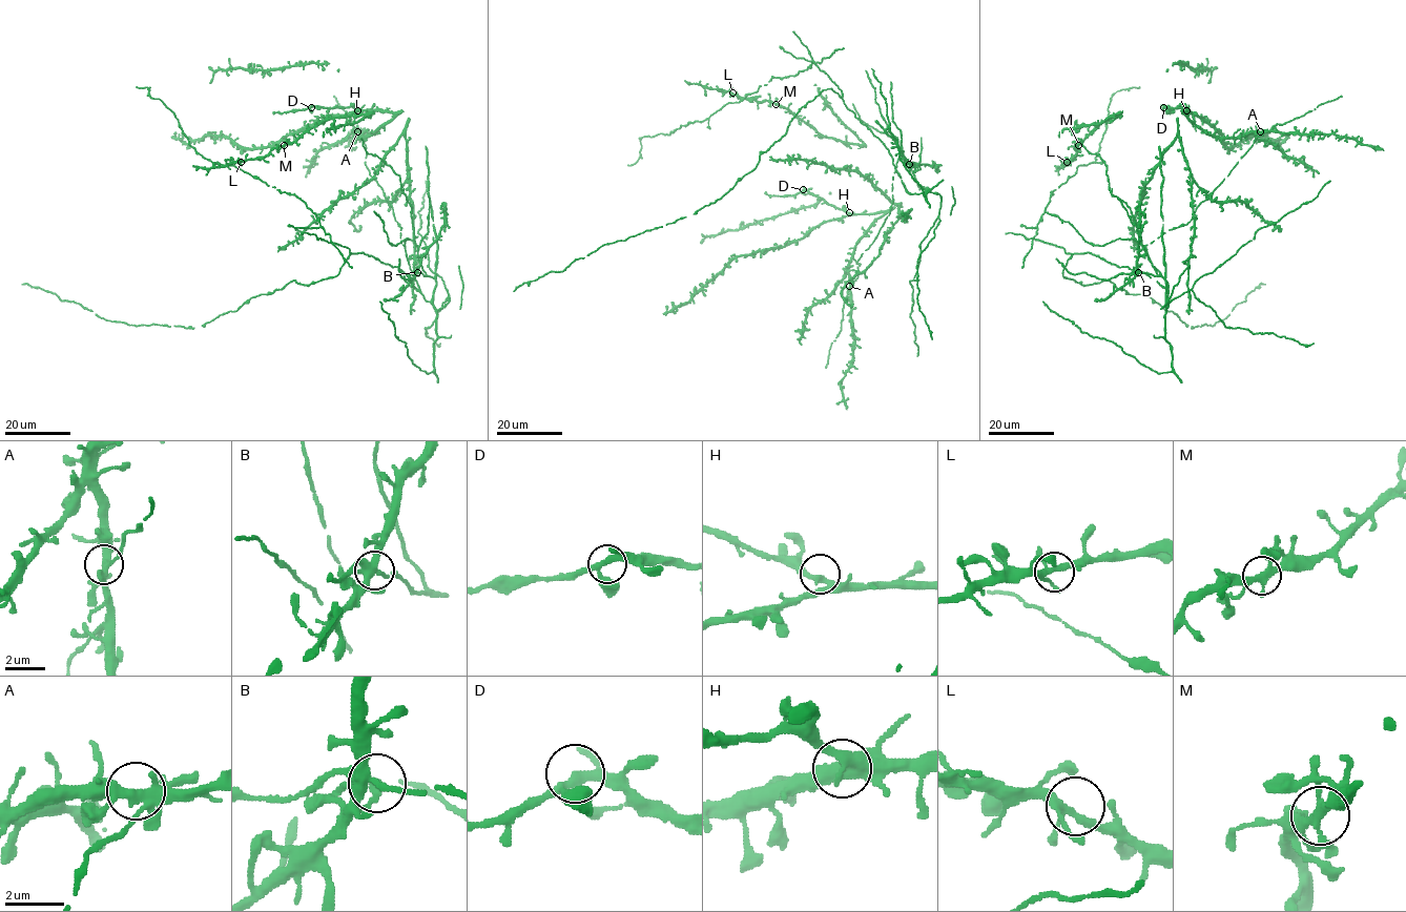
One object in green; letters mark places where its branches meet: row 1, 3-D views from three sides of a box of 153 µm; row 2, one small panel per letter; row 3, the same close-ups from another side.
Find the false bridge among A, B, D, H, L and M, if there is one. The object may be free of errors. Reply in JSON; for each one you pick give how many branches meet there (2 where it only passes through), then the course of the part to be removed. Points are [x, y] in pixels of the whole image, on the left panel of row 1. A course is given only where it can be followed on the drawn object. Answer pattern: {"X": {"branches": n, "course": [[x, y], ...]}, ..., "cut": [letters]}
{"cut": []}

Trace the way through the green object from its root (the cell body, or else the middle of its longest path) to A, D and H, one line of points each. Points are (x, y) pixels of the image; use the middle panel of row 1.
A: (923, 192), (910, 193), (898, 173), (894, 172), (890, 213), (856, 262), (857, 277), (849, 286)
D: (923, 192), (910, 193), (894, 172), (890, 213), (850, 286), (855, 243), (886, 212), (849, 213), (803, 189)
H: (923, 192), (910, 193), (894, 172), (890, 213), (856, 262), (850, 286), (855, 243), (886, 212), (849, 212)

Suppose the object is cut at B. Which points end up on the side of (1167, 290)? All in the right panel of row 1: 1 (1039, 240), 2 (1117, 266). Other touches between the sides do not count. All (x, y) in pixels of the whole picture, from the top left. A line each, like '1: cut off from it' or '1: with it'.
1: with it
2: with it

